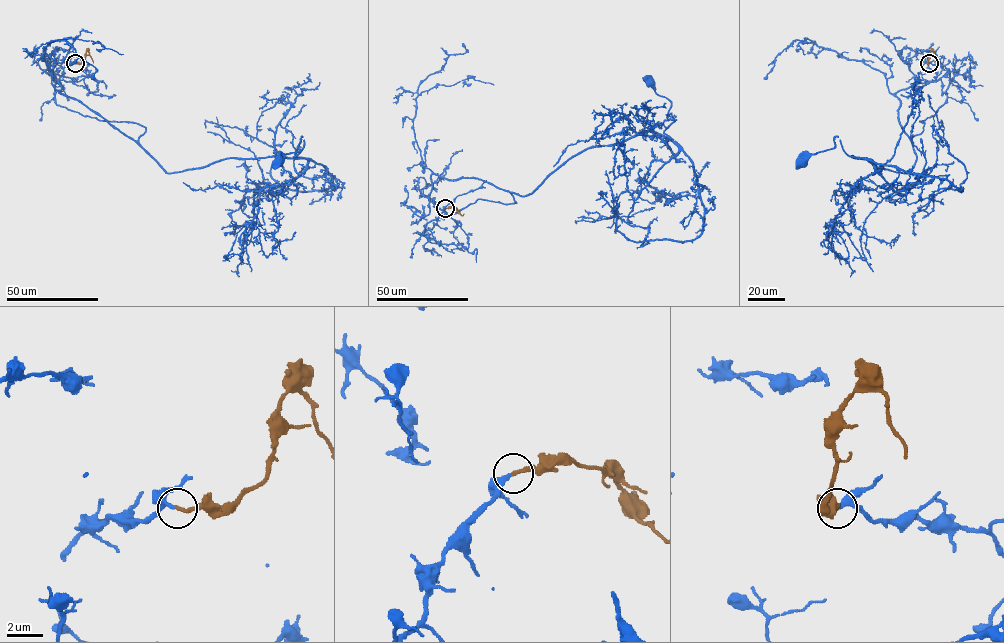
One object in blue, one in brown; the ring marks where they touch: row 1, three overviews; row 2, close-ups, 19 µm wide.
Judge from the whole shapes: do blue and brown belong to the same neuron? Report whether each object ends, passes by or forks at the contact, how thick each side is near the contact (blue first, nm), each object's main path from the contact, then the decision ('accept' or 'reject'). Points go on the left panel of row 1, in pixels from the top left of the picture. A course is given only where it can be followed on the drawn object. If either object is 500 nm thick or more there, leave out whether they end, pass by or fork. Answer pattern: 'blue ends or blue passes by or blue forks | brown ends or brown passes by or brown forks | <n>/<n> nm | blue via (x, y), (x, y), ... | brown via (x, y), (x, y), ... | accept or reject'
blue ends | brown ends | 260/220 nm | blue via (75, 63), (54, 102), (143, 126), (138, 144), (167, 173), (298, 157), (302, 136), (280, 162) | brown via (75, 63), (84, 60), (87, 51), (93, 63) | accept

